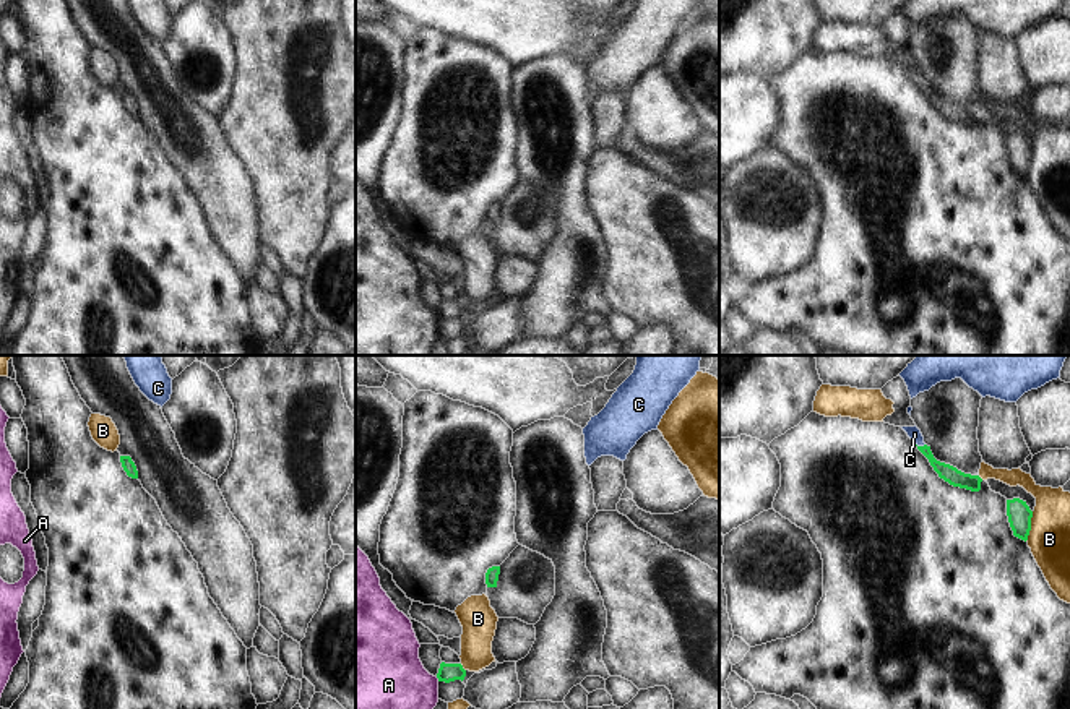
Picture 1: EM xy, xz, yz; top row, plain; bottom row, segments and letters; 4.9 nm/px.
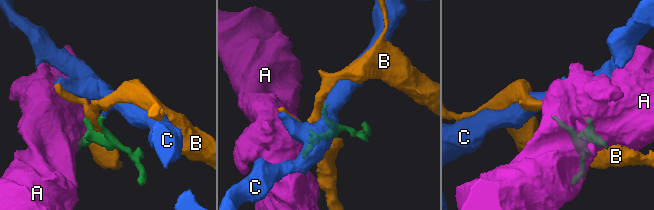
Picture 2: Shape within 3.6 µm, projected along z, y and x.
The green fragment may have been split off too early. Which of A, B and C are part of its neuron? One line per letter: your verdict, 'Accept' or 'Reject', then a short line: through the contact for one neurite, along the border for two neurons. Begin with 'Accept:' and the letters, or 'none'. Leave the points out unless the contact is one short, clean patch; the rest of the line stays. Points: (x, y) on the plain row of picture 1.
Accept: C
A: Reject
B: Reject
C: Accept. Line: yz (950, 111), (921, 83), (914, 70)

